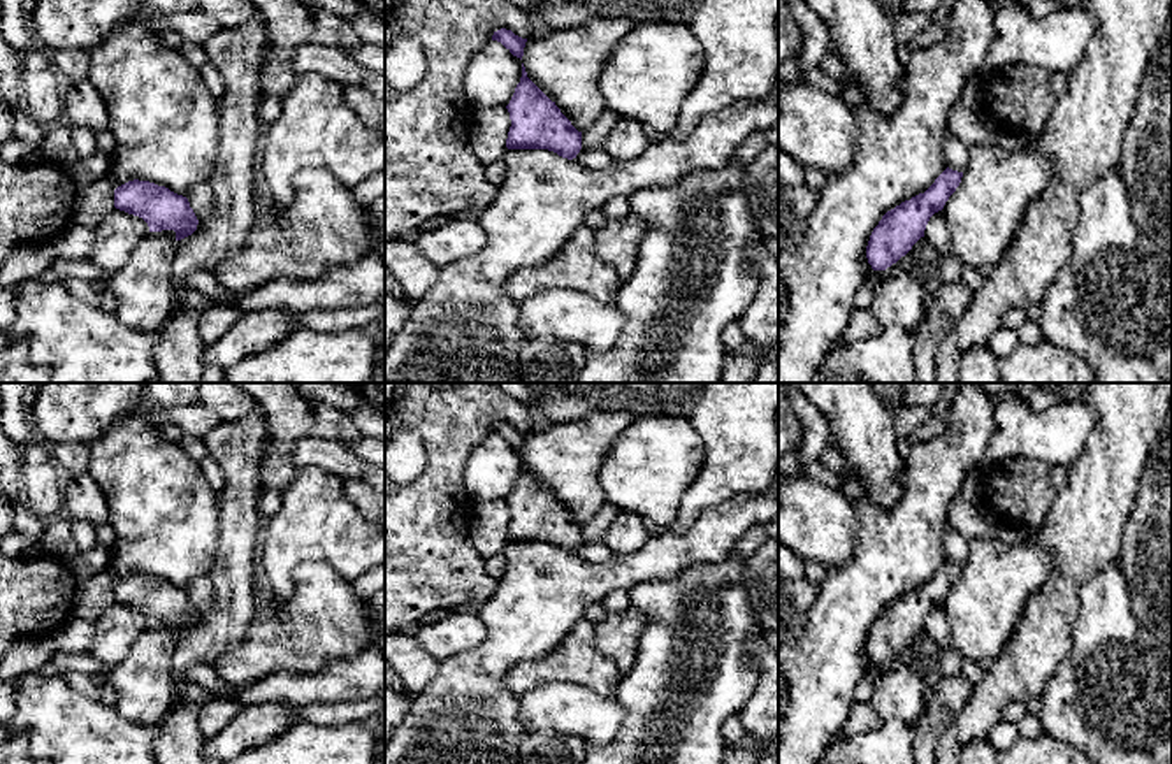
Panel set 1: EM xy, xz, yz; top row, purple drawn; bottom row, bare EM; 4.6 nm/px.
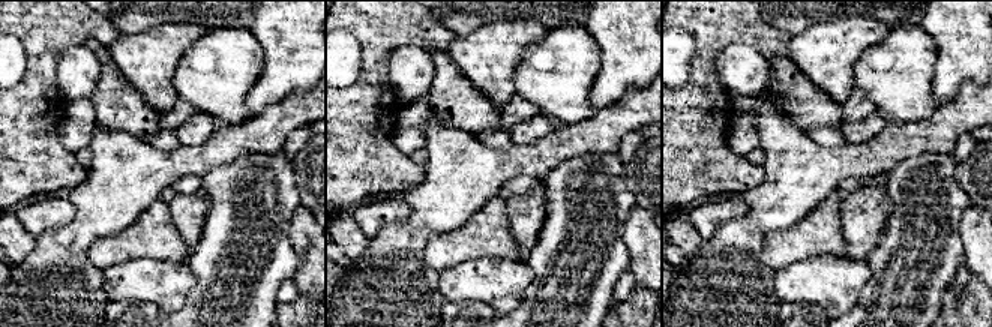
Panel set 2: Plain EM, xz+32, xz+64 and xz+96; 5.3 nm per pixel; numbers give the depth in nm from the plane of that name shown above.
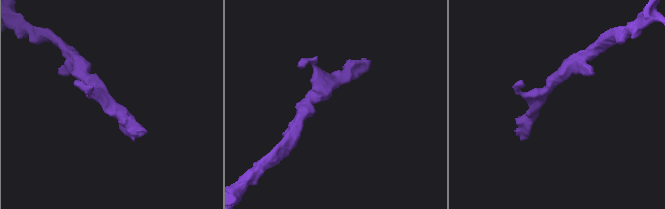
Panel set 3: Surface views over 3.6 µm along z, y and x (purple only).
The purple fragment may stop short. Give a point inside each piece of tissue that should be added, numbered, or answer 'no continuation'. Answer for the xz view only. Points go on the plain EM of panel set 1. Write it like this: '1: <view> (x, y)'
no continuation

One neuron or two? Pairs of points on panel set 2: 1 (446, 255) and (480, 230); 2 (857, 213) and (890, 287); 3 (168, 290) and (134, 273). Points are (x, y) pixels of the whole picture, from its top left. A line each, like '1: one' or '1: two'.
1: one
2: two
3: one

